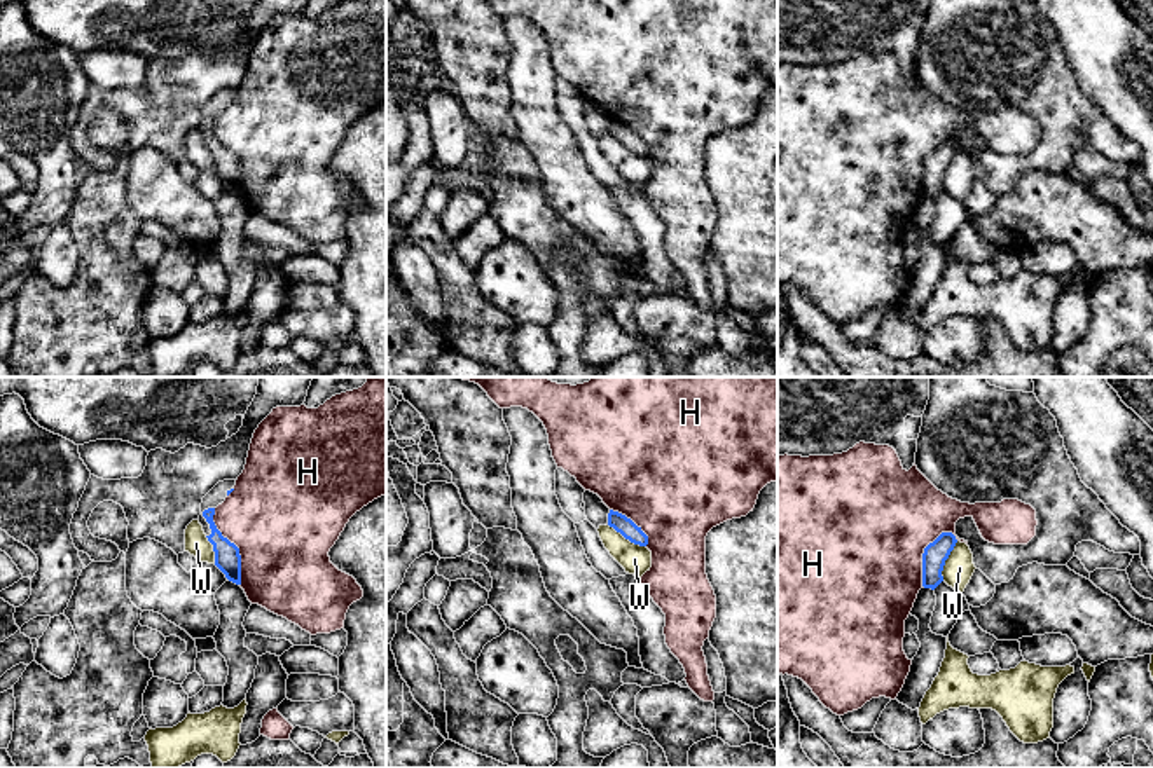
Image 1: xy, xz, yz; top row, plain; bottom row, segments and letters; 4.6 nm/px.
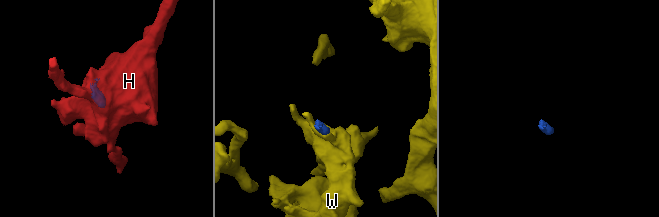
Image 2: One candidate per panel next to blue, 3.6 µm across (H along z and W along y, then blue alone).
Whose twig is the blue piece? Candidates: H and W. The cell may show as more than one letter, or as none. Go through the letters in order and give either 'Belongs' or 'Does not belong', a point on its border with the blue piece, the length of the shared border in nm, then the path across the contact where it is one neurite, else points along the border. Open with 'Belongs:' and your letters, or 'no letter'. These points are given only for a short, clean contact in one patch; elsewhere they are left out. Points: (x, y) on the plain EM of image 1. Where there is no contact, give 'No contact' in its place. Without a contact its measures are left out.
Belongs: no letter
H: Does not belong. Touches blue at xy (236, 156). Shared border 380 nm
W: Does not belong. Touches blue at yz (945, 168). Shared border 200 nm. Boundary: yz (958, 150), (945, 170), (942, 189)

